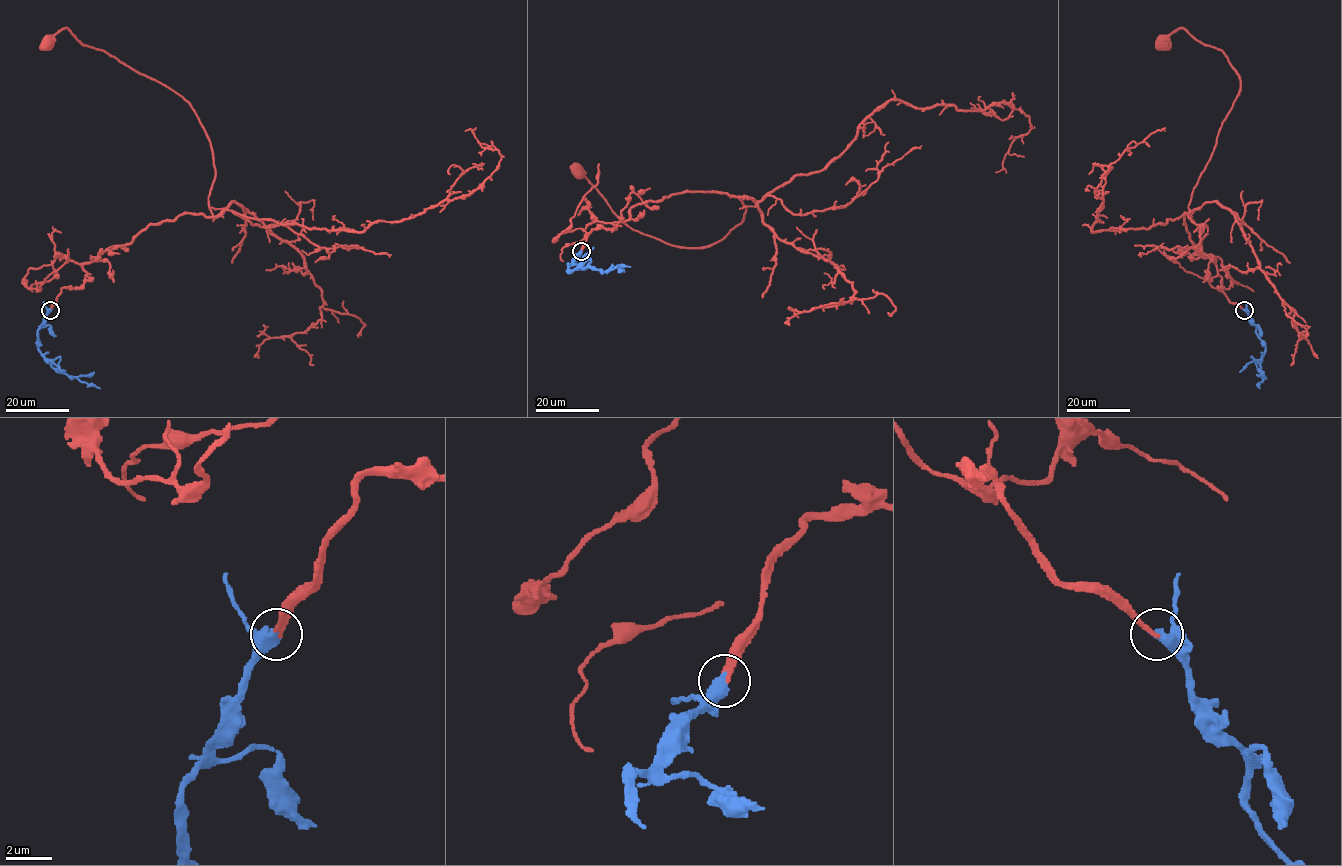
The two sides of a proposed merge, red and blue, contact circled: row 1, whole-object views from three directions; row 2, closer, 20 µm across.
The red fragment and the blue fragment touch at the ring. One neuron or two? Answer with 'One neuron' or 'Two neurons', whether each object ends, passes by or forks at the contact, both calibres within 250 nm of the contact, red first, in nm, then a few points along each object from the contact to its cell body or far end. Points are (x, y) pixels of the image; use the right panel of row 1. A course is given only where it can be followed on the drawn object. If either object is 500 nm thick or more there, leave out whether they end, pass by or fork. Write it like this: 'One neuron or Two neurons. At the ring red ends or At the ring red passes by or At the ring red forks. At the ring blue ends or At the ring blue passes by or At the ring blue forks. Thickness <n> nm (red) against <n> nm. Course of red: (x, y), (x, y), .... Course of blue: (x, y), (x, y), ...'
One neuron. Thickness 220 nm (red) against 550 nm. Course of red: (1243, 310), (1221, 288), (1216, 265), (1195, 248), (1184, 224), (1240, 80), (1221, 50), (1183, 28), (1161, 43). Course of blue: (1243, 310), (1265, 347), (1259, 371), (1263, 379), (1259, 388)

